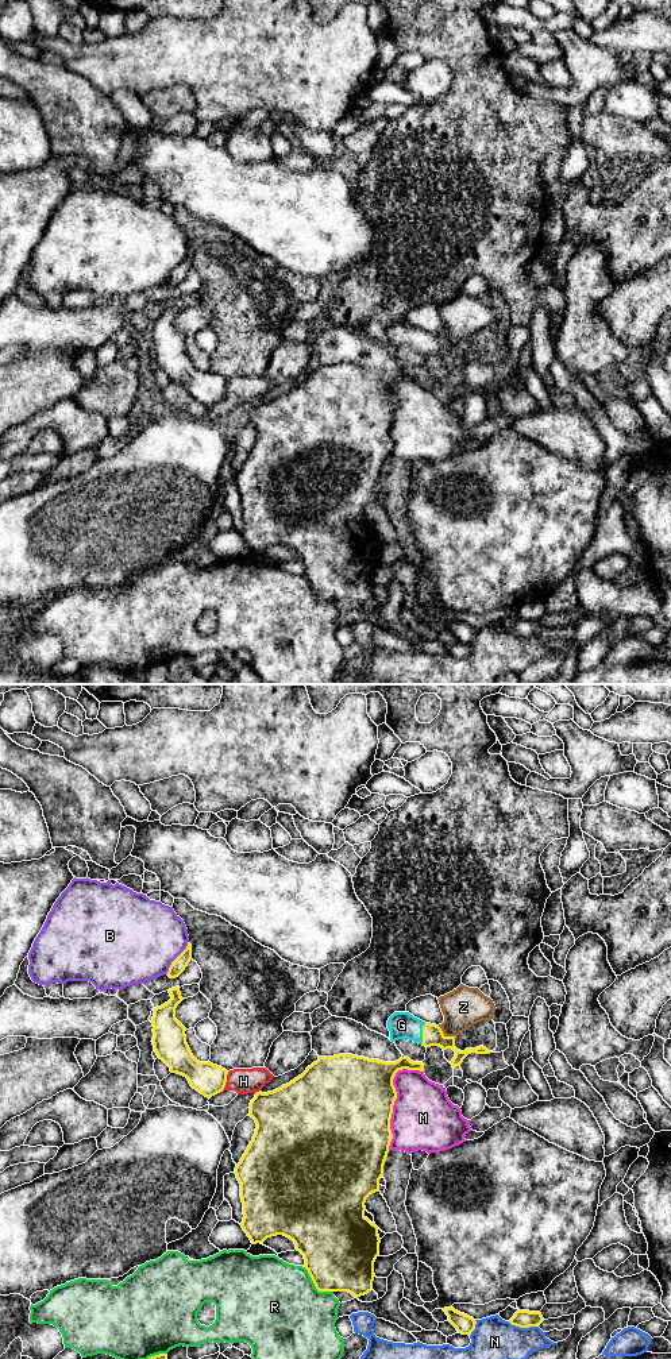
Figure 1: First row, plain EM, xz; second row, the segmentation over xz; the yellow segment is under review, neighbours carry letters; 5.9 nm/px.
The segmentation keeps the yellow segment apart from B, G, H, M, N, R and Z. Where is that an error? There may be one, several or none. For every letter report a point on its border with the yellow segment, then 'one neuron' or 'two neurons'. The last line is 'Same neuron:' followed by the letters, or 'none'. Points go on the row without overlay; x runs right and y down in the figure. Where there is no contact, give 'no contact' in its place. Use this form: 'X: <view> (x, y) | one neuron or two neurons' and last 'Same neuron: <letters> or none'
B: xz (176, 267) | two neurons
G: xz (423, 343) | one neuron
H: xz (226, 390) | two neurons
M: xz (396, 406) | two neurons
N: xz (523, 636) | two neurons
R: xz (315, 594) | two neurons
Z: xz (446, 346) | two neurons
Same neuron: G

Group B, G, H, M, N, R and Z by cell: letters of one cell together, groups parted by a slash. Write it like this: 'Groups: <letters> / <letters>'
Groups: B / G / H / M / N / R / Z

